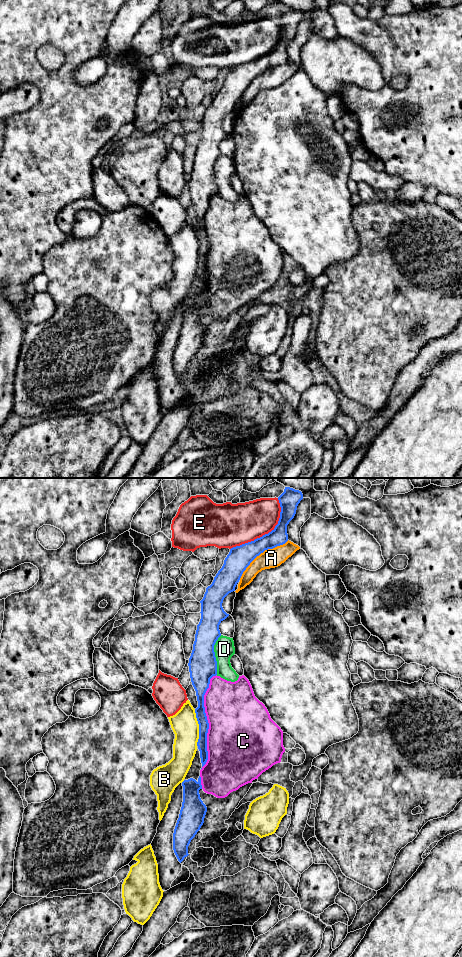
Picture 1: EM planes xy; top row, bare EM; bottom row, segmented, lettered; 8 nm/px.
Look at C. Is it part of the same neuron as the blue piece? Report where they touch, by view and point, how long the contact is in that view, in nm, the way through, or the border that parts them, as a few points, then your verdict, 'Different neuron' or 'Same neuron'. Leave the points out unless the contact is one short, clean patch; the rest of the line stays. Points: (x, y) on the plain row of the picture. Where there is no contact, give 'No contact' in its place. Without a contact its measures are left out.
Touches blue at xy (207, 241). Shared border 800 nm. Same neuron

